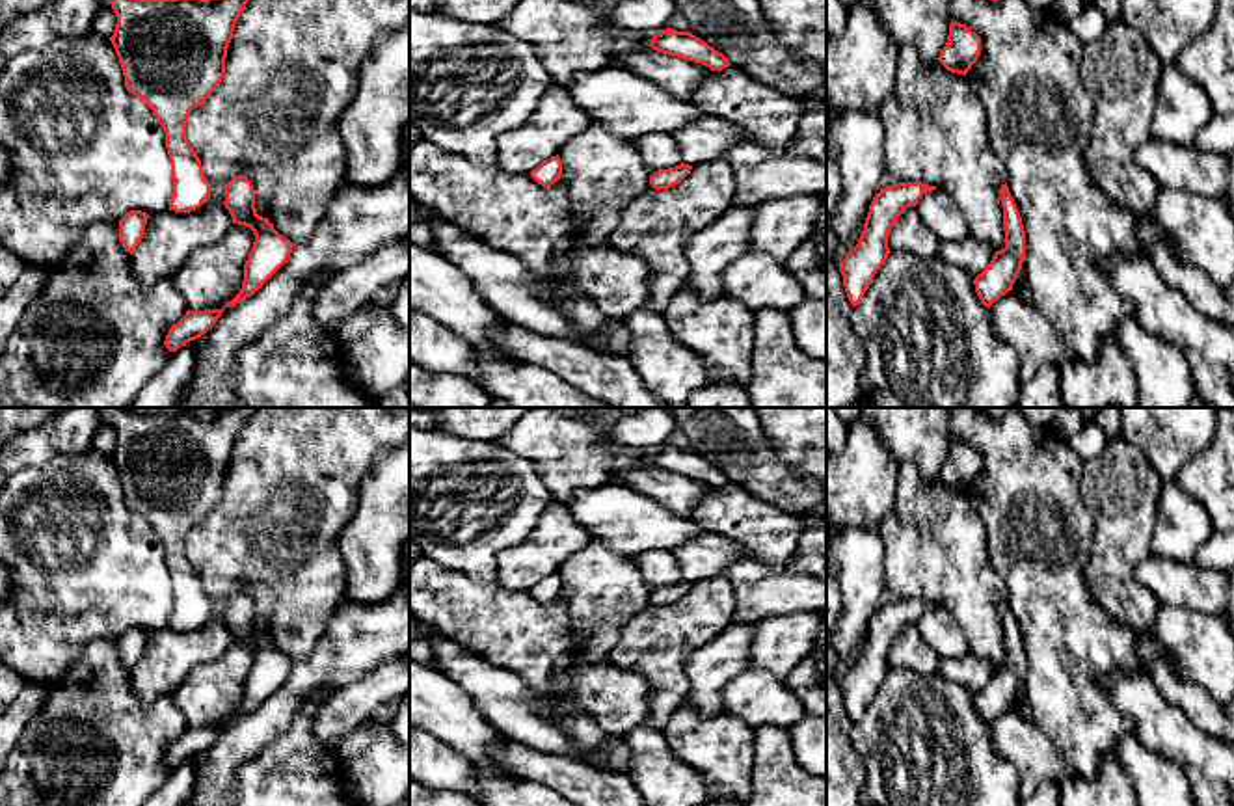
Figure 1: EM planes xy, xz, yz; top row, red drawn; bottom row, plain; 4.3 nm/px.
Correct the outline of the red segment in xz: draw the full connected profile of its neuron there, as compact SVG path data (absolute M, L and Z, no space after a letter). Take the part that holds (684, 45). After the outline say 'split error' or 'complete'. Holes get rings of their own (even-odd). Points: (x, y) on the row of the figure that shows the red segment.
M666 28L653 35L651 48L687 61L702 63L711 71L722 71L731 65L722 52L715 50L691 32Z; complete

